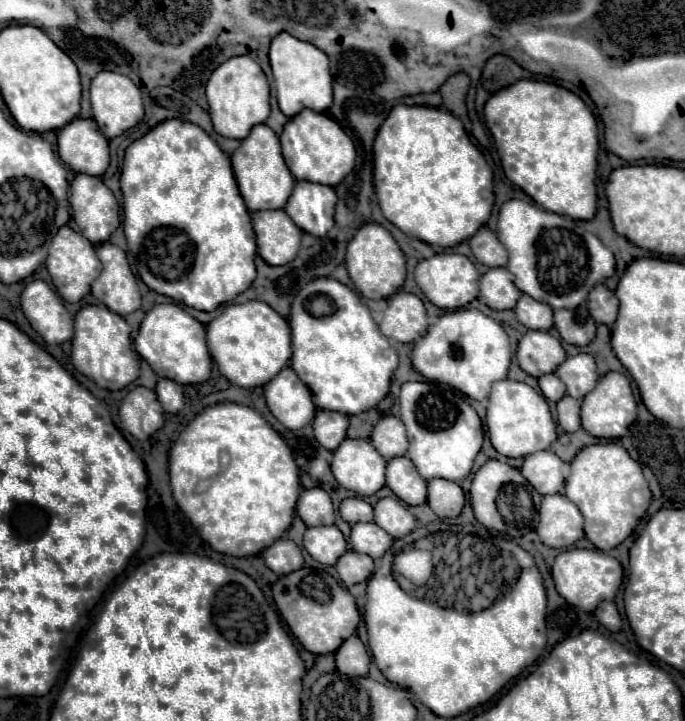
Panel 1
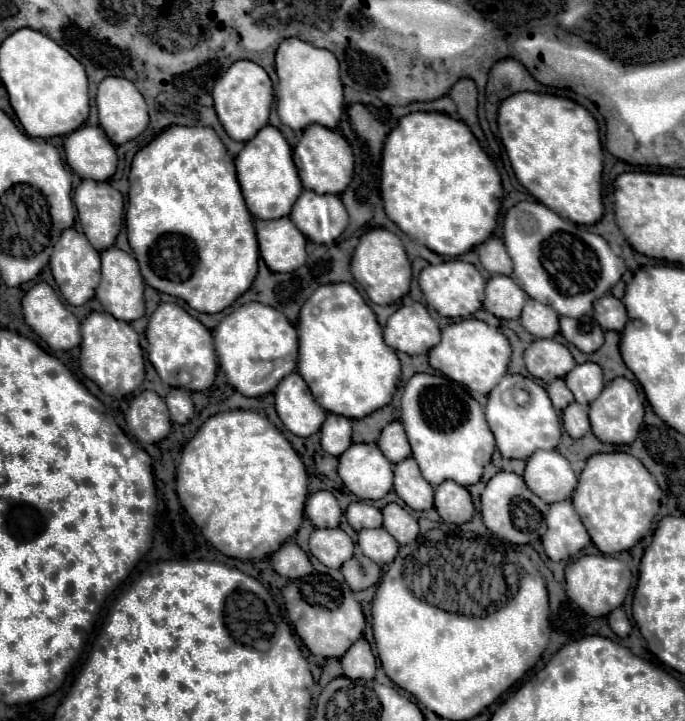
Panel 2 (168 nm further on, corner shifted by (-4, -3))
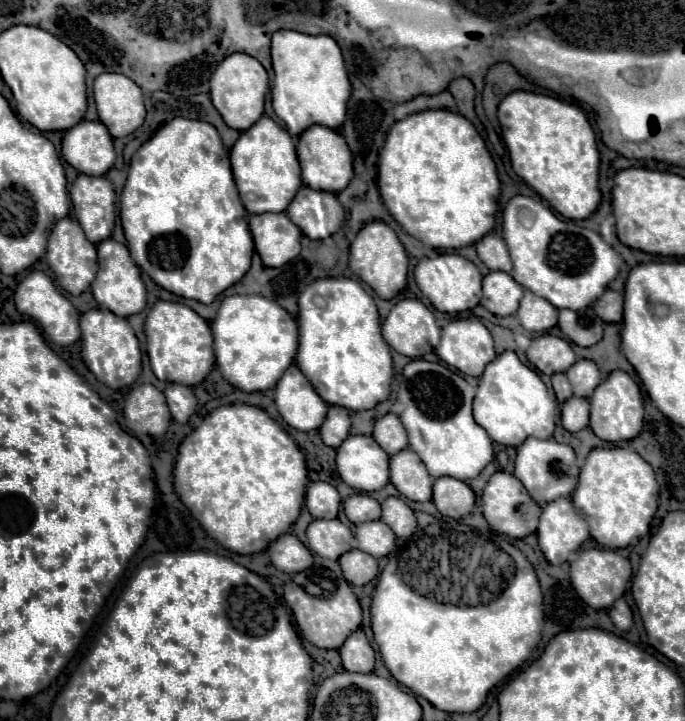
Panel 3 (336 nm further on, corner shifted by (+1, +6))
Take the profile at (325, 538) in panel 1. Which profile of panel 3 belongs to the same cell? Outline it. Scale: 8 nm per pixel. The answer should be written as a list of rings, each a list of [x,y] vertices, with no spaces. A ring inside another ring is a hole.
[[[314,519],[308,525],[308,547],[326,559],[338,559],[352,549],[352,531],[338,519]]]

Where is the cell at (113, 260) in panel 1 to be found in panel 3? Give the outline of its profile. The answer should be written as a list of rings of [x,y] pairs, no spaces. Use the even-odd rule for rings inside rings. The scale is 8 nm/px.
[[[106,239],[106,241],[98,243],[96,247],[98,247],[100,269],[98,269],[98,275],[92,283],[94,299],[98,301],[100,307],[110,309],[118,317],[130,317],[134,313],[140,313],[146,307],[146,287],[144,287],[138,265],[130,257],[128,247],[114,241],[114,239]]]

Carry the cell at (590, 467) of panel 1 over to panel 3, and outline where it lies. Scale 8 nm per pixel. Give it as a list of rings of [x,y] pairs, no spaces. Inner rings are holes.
[[[592,449],[580,469],[572,501],[578,513],[586,517],[590,535],[602,547],[624,549],[632,543],[632,539],[648,535],[650,521],[658,509],[658,483],[650,463],[646,463],[632,449]]]

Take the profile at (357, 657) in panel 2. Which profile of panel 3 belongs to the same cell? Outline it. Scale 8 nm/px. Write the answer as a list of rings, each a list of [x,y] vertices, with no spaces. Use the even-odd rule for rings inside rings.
[[[362,629],[354,631],[340,647],[342,665],[346,671],[372,673],[374,671],[374,649],[370,647]]]

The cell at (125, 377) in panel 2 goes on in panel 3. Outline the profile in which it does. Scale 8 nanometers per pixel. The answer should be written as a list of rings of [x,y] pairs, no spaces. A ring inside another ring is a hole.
[[[90,309],[80,317],[82,329],[82,359],[98,381],[112,389],[122,389],[132,385],[142,371],[140,365],[140,345],[126,319],[116,317],[108,309]]]

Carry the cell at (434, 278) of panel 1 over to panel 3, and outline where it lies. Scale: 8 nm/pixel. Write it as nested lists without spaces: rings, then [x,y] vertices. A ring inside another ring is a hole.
[[[442,253],[436,259],[420,259],[420,263],[414,269],[416,283],[422,291],[422,295],[438,309],[444,313],[462,313],[468,309],[474,309],[482,297],[482,277],[478,267],[468,261],[462,255],[456,253]]]

